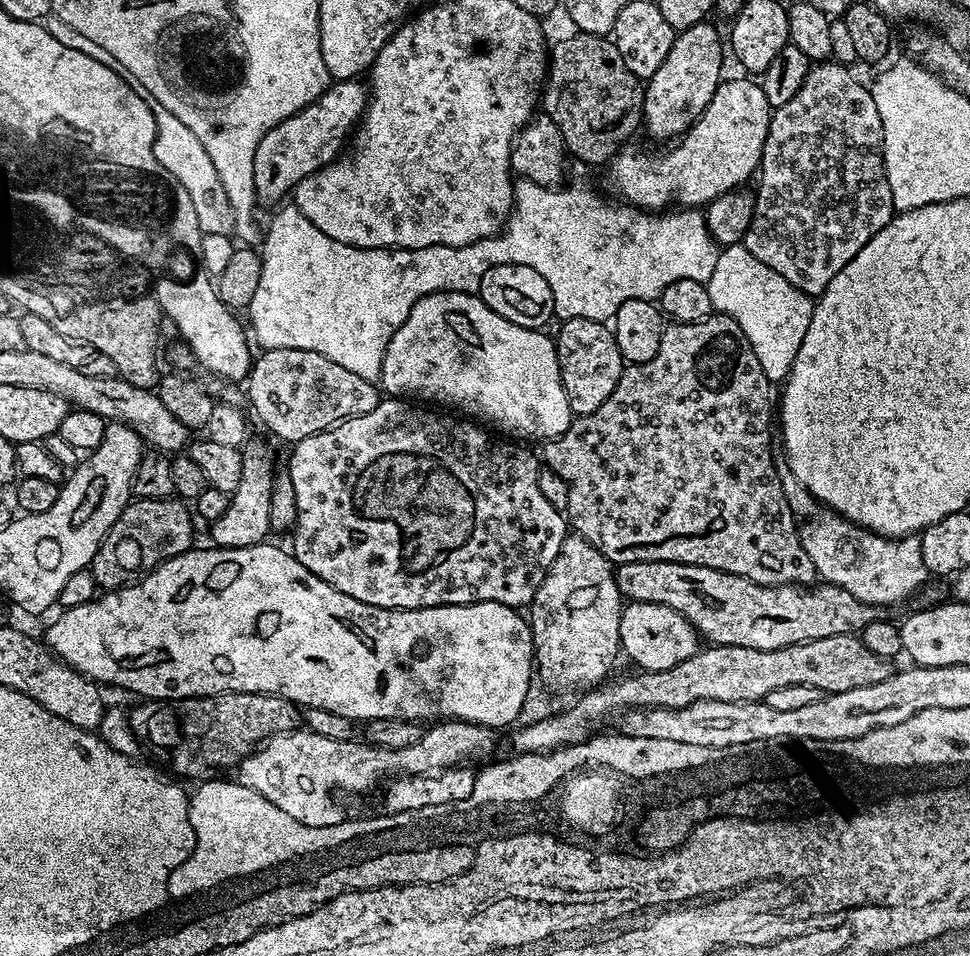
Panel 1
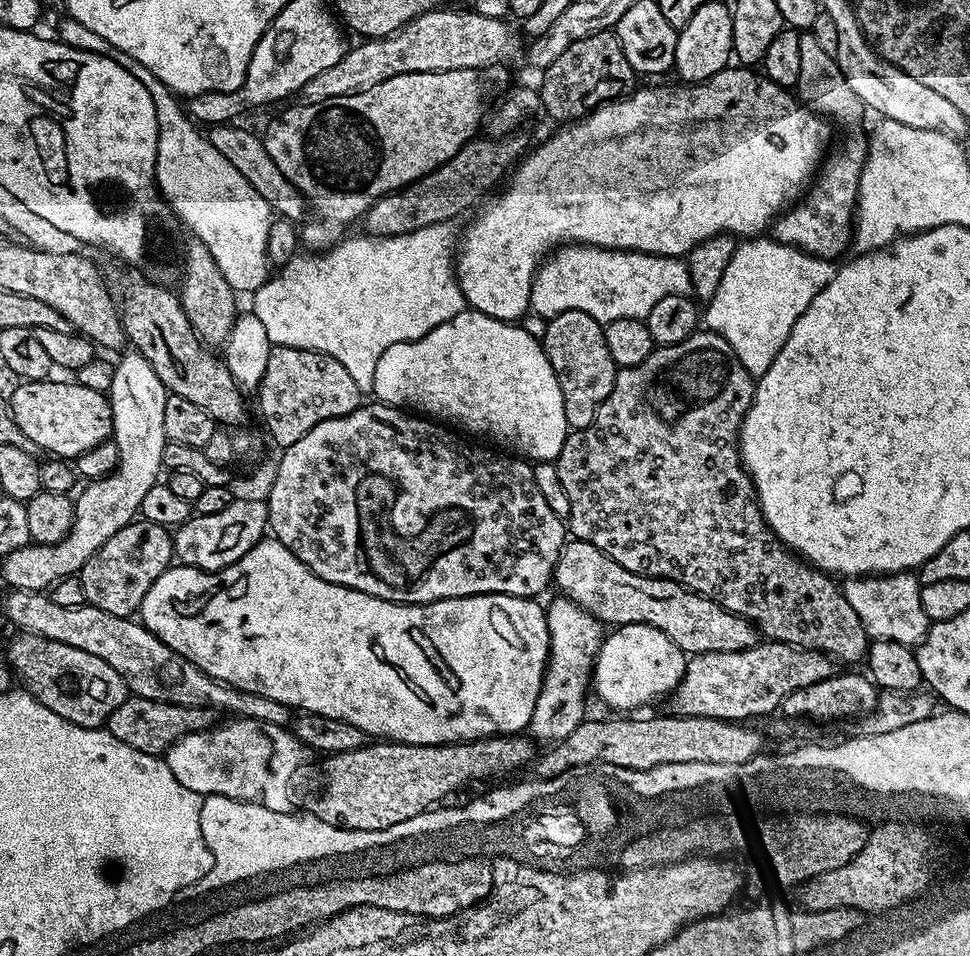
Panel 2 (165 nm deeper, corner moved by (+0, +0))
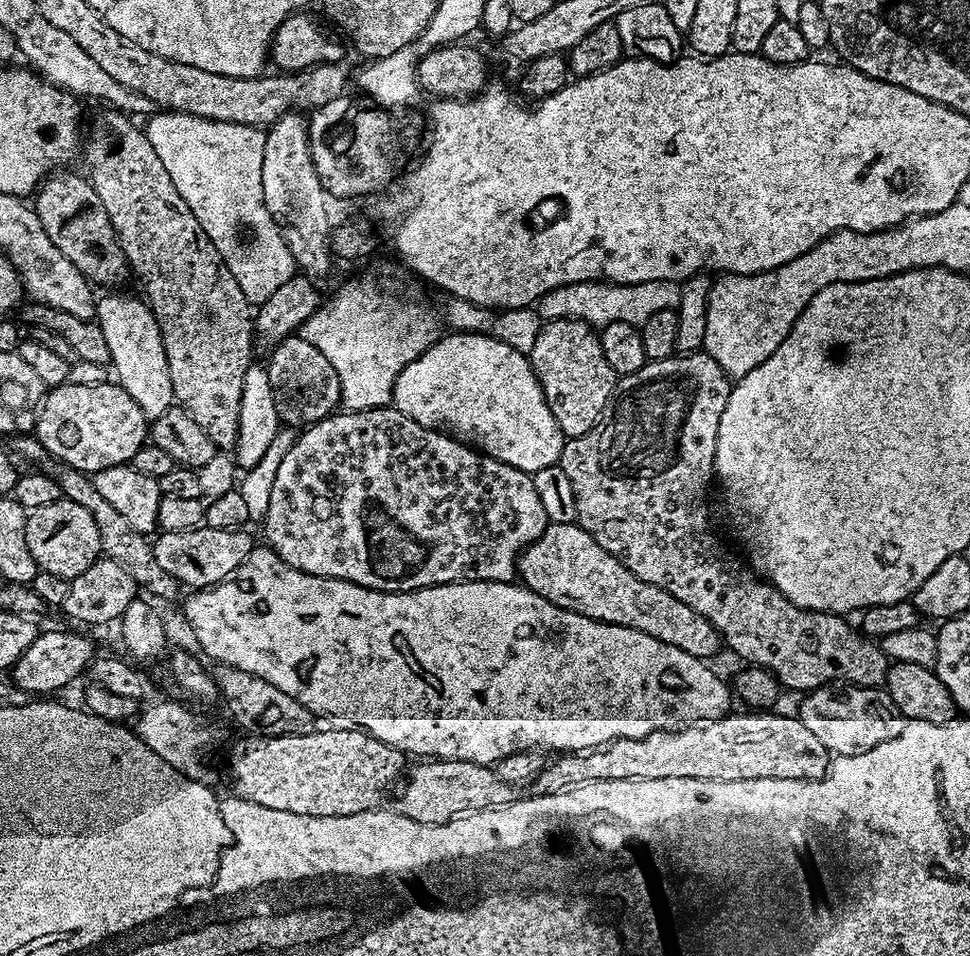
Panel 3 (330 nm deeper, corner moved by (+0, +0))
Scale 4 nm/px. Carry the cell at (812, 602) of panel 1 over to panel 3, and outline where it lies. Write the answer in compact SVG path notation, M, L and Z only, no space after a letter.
M577 523L549 524L544 533L521 552L518 576L519 579L524 579L521 581L534 594L546 598L554 606L577 612L591 620L617 624L623 628L633 628L642 634L650 634L670 646L678 646L678 650L686 650L686 654L691 656L709 658L708 656L714 655L716 651L721 651L722 641L718 630L714 630L714 626L710 626L710 622L706 622L702 614L690 610L686 602L678 602L674 594L658 586L650 586L650 582L642 582L642 578L630 574L630 570L626 570L621 560L602 550L602 546L598 546L598 542L594 542L594 538L590 538L590 534L582 530Z

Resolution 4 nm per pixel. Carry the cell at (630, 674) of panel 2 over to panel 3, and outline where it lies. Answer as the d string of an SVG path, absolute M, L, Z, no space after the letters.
M256 546L236 567L234 578L221 580L210 588L191 593L192 597L184 604L184 620L192 627L201 650L210 659L217 660L217 665L244 670L246 674L262 678L270 682L270 686L278 686L282 694L298 698L298 702L302 702L302 706L306 706L306 710L310 710L317 718L329 716L332 719L329 721L347 722L351 727L369 732L374 738L394 746L409 757L416 756L412 758L457 760L492 766L497 760L515 752L586 752L600 748L611 740L642 738L646 734L695 726L717 719L729 711L729 685L727 688L704 665L707 663L701 657L686 654L686 650L678 650L678 646L670 646L633 628L604 624L600 620L591 620L577 612L559 608L526 586L515 588L514 585L512 582L499 584L489 580L466 580L458 584L435 584L433 588L419 588L413 592L375 592L354 582L306 574L286 563L273 548Z

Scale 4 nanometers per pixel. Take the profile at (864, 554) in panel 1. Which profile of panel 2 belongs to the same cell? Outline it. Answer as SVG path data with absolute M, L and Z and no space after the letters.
M889 572L875 576L853 576L843 581L844 597L862 622L872 640L889 640L915 646L924 639L930 627L922 608L920 581L912 572Z

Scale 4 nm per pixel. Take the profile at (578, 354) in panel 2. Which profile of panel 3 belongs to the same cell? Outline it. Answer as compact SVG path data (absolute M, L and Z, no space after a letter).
M549 320L534 341L530 359L536 380L546 398L546 406L550 406L550 414L554 414L554 422L558 422L561 434L571 438L590 431L598 422L618 379L616 372L610 370L610 362L606 362L606 354L602 354L599 331L581 320Z

